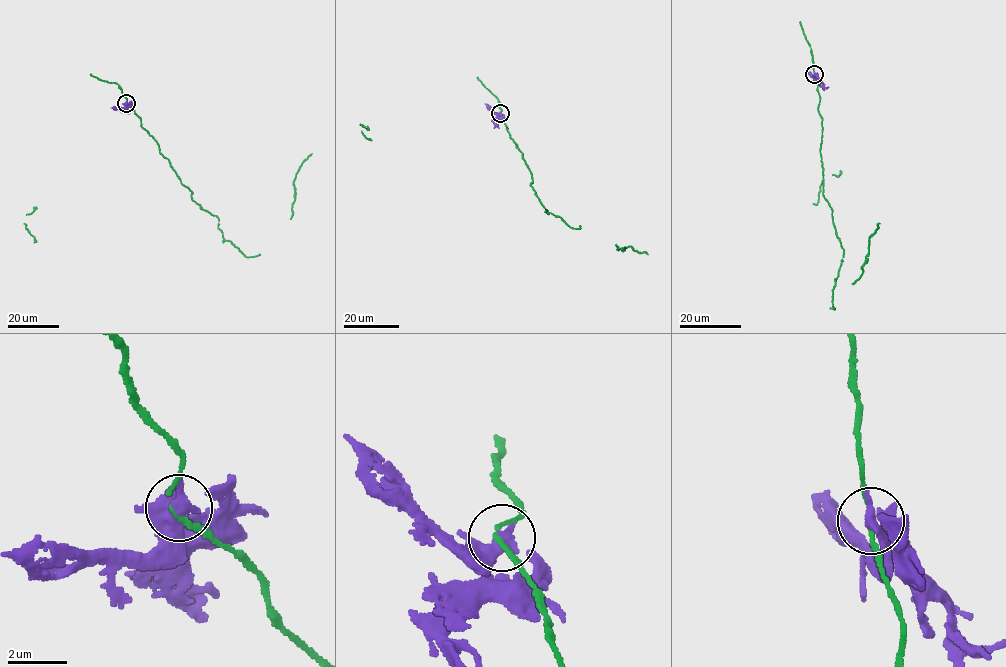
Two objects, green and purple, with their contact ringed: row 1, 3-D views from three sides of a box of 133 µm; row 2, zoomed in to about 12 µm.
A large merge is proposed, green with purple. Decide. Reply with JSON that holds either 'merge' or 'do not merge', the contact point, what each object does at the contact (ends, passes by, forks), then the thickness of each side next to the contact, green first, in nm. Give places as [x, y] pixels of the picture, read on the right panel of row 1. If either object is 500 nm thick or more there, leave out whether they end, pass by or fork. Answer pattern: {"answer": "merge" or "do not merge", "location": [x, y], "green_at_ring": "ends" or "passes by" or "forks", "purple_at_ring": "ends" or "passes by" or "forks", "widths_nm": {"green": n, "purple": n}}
{"answer": "do not merge", "location": [814, 74], "green_at_ring": "passes by", "purple_at_ring": "forks", "widths_nm": {"green": 130, "purple": 300}}

